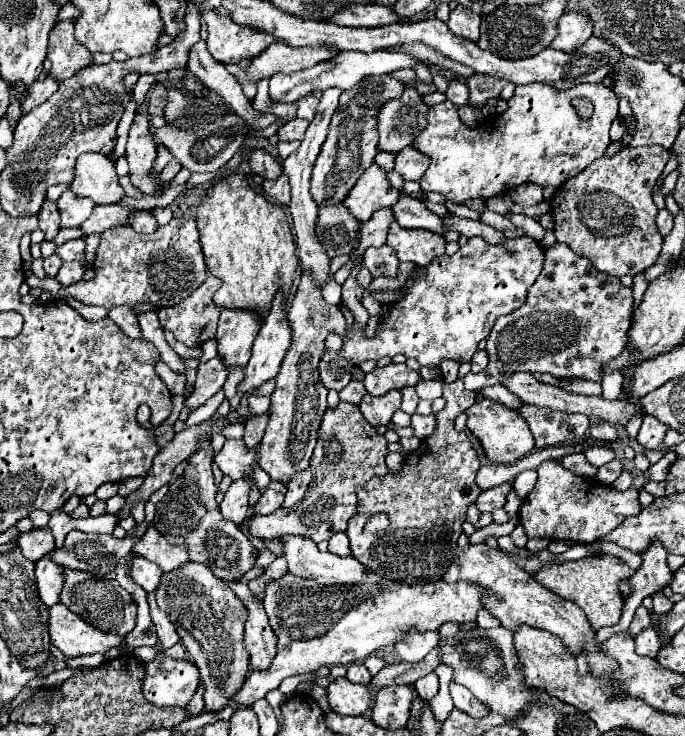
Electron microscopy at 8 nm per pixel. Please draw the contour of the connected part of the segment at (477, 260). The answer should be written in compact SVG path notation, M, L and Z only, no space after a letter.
M469 237L467 243L455 255L435 257L427 267L417 267L407 281L405 297L389 307L389 317L379 323L373 339L367 339L363 329L355 323L351 331L345 333L341 357L351 363L361 363L365 359L381 359L403 353L405 357L415 357L421 365L437 367L441 359L455 359L459 363L469 361L477 351L481 339L491 333L495 319L519 309L527 301L527 291L537 281L543 269L543 249L531 237L507 239L507 243L491 245L483 237Z

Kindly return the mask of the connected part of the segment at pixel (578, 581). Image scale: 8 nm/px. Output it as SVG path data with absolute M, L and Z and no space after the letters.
M593 555L579 561L565 561L561 565L557 563L545 565L533 577L555 595L577 603L585 611L593 629L599 629L605 625L615 625L619 621L621 609L623 609L623 597L619 595L617 583L621 579L629 579L631 575L633 575L633 569L629 569L621 559L613 555Z

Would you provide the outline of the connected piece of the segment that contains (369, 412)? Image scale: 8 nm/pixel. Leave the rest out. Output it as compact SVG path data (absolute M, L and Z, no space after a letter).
M389 391L387 395L373 397L365 395L363 401L359 403L361 413L365 415L367 423L377 427L377 425L387 425L391 421L391 415L401 407L401 393L399 391Z

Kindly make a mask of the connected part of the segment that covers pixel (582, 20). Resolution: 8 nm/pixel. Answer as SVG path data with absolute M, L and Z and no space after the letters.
M565 13L559 19L559 37L551 41L551 49L575 51L591 37L591 21L583 13Z

